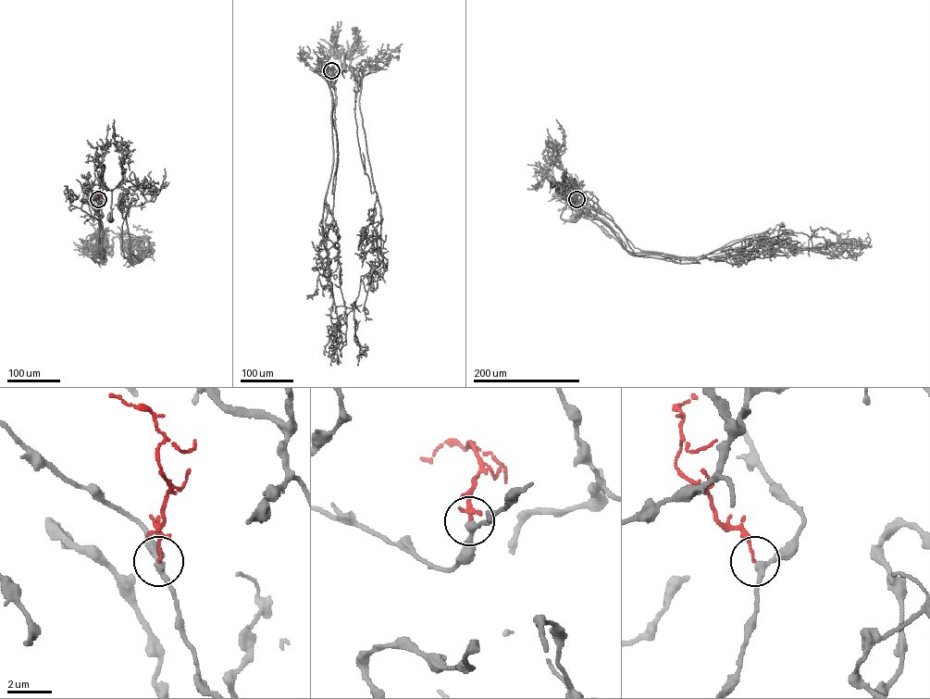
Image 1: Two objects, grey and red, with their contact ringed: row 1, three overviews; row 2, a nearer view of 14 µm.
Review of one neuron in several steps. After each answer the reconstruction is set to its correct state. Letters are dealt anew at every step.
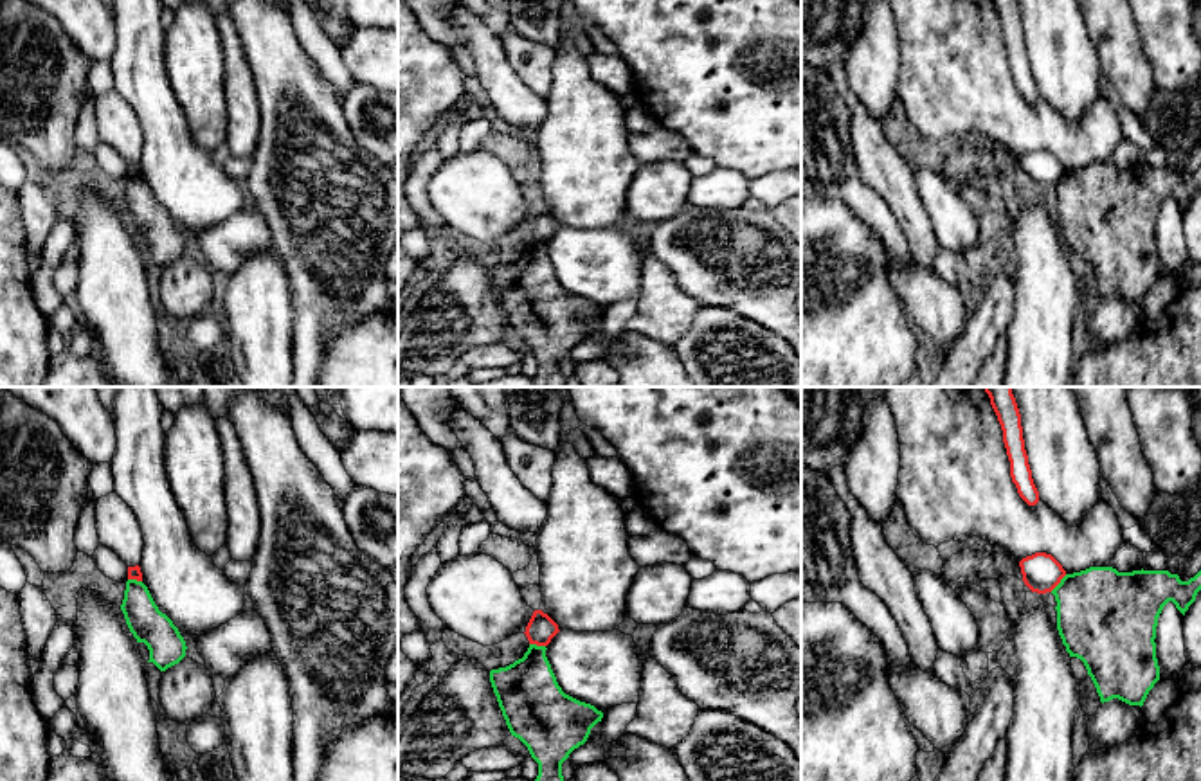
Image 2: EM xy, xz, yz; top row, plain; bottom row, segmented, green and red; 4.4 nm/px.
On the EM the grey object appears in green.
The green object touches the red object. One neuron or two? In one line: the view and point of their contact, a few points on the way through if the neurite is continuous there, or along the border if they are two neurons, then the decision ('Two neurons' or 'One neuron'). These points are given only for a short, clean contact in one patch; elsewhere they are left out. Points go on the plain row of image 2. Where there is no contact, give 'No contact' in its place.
Touches green at yz (1059, 180). Boundary: yz (1066, 171), (1050, 188). Two neurons

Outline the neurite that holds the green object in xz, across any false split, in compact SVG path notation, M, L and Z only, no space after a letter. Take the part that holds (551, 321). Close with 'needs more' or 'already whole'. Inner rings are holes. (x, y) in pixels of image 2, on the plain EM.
M529 241L522 256L506 265L492 266L490 279L511 333L519 335L538 360L537 387L565 387L562 360L587 338L603 310L562 288L546 247L546 243Z | already whole

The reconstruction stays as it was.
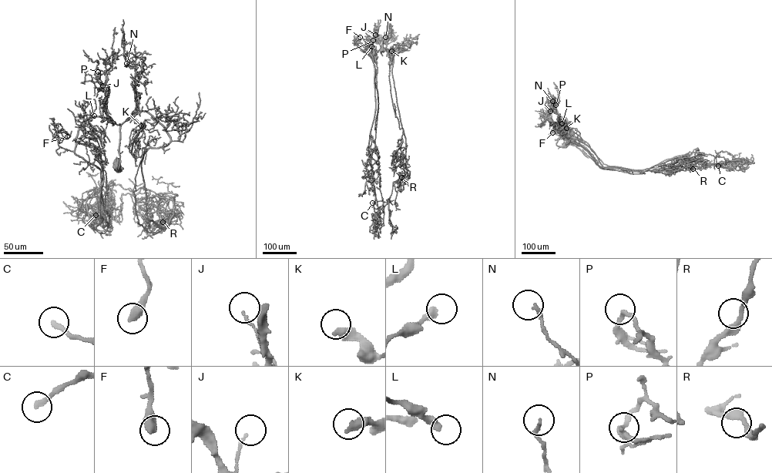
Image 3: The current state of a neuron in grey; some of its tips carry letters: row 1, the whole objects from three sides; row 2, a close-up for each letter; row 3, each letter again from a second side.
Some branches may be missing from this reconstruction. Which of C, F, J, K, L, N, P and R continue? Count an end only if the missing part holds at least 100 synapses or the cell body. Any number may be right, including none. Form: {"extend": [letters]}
{"extend": []}

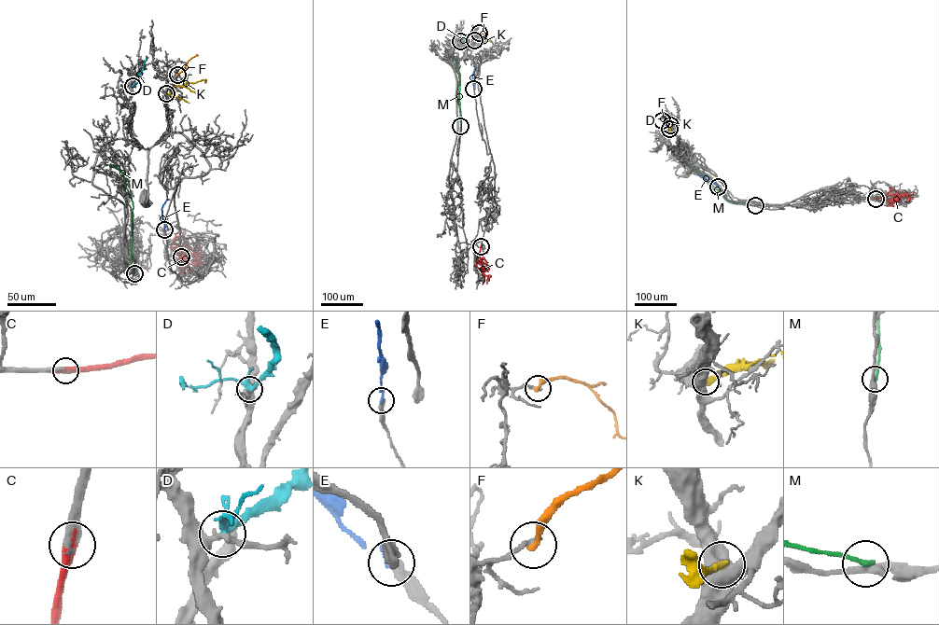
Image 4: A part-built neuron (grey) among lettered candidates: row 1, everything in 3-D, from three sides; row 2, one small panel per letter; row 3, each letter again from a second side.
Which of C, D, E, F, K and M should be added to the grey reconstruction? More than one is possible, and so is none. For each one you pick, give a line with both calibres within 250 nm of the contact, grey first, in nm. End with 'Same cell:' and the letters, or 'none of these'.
C: Thickness 400 nm (grey) against 480 nm
E: Thickness 360 nm (grey) against 200 nm
Same cell: C, E

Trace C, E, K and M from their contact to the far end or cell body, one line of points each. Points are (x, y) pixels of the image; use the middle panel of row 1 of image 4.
C: (481, 246), (477, 262), (485, 267), (486, 261), (483, 258), (482, 268), (477, 260), (481, 259)
E: (473, 89), (474, 69)
K: (474, 40), (489, 39), (491, 42)
M: (460, 126), (460, 76), (456, 61), (451, 56)

